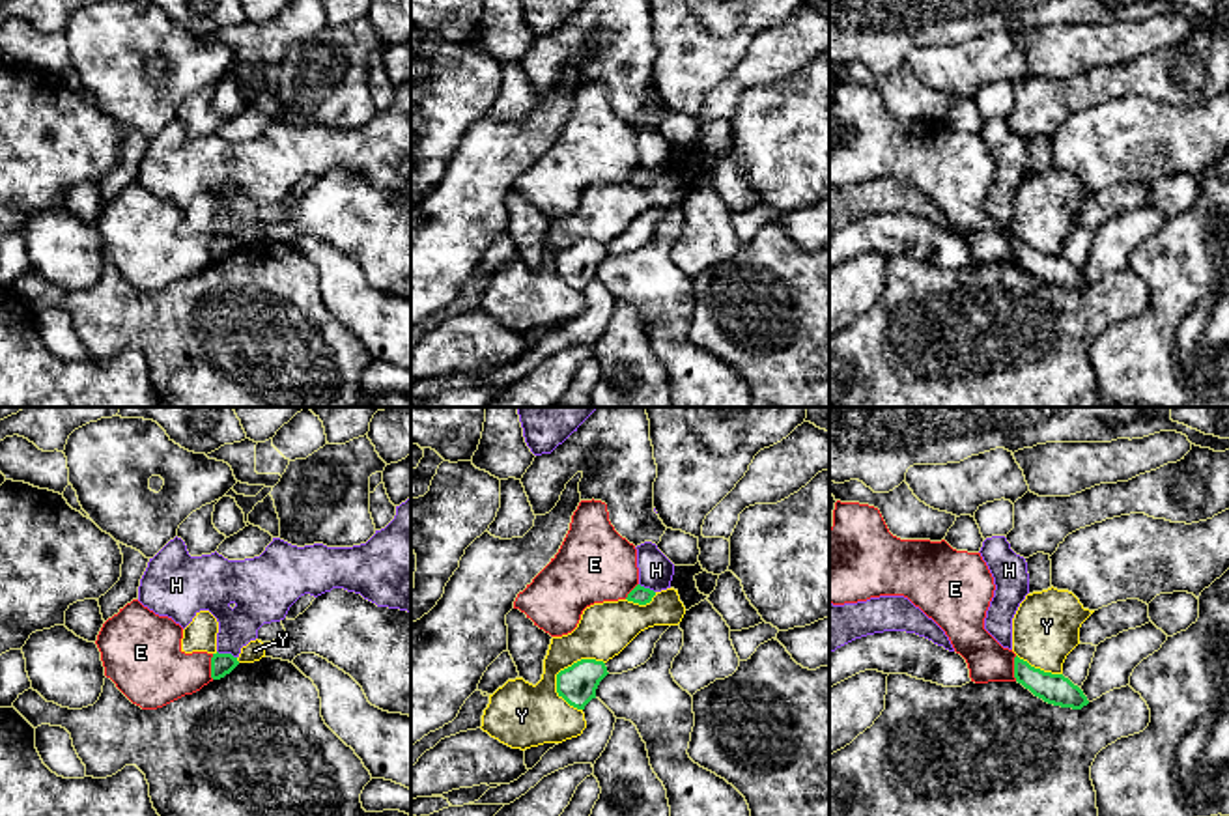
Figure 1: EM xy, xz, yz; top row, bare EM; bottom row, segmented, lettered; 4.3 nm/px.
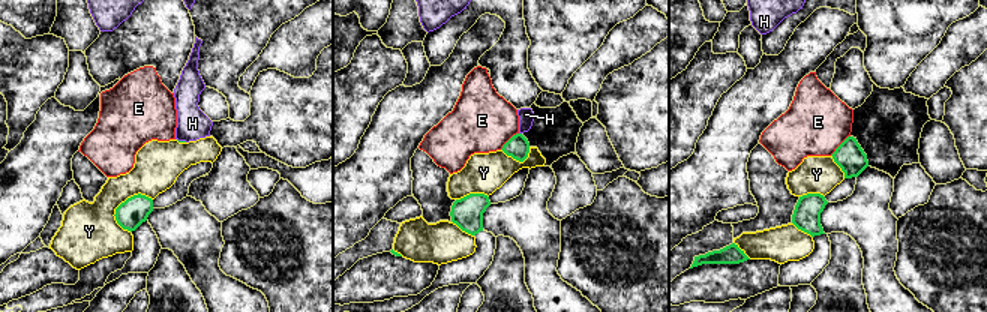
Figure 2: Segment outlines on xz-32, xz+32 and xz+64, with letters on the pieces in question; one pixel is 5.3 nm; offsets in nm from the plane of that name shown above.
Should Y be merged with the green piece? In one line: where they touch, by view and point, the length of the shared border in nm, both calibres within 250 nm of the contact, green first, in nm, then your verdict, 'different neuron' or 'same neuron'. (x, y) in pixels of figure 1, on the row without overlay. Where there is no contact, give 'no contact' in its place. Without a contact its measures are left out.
meets green in xz at (572, 247); contact 260 nm long; 170 nm thick on the green side, 220 nm on the other; different neuron

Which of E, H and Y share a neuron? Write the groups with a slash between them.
E / H / Y

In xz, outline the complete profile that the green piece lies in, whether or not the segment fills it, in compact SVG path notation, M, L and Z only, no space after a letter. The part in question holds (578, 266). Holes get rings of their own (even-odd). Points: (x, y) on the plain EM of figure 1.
M581 241L557 256L557 274L570 288L585 291L596 280L596 271L607 256L603 243Z

